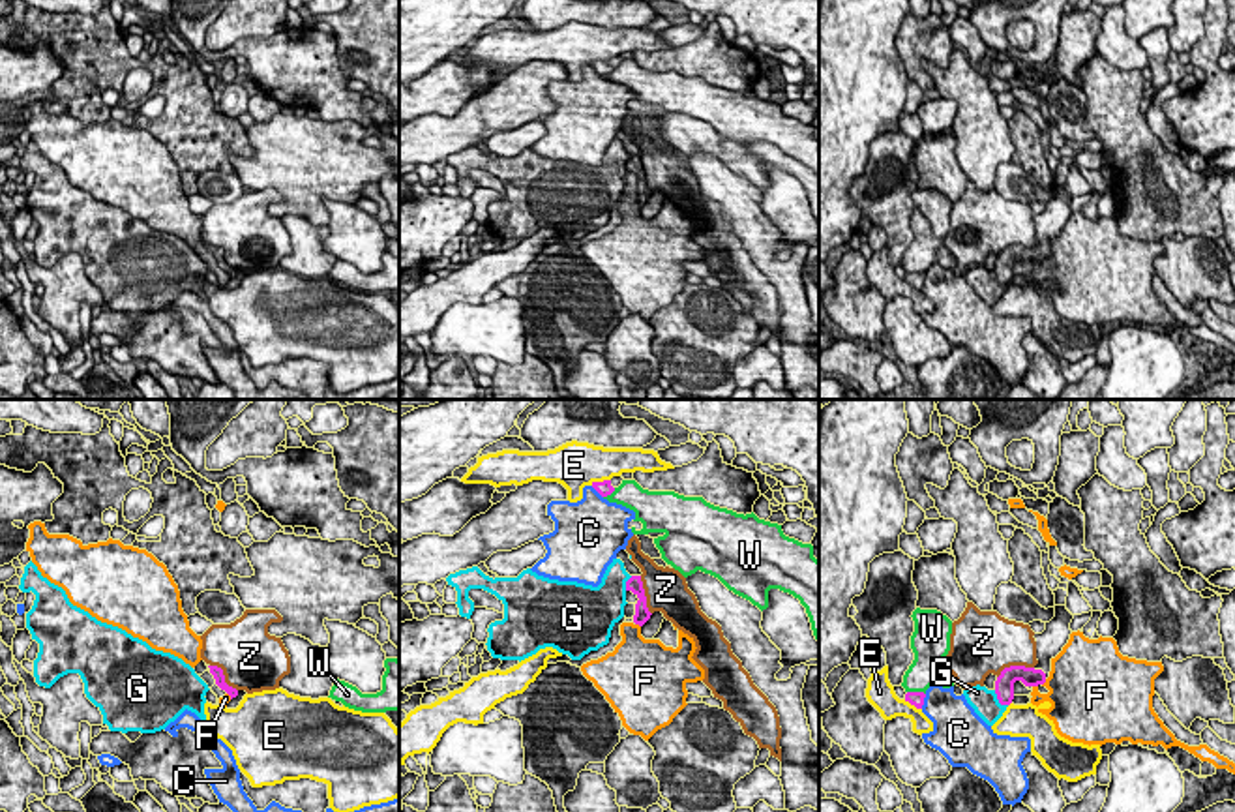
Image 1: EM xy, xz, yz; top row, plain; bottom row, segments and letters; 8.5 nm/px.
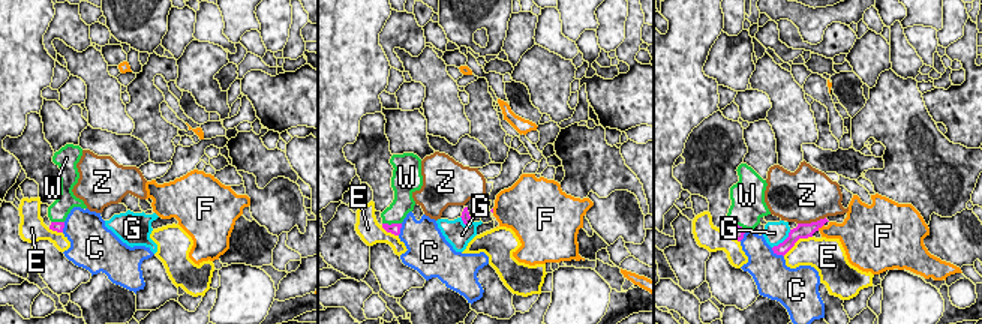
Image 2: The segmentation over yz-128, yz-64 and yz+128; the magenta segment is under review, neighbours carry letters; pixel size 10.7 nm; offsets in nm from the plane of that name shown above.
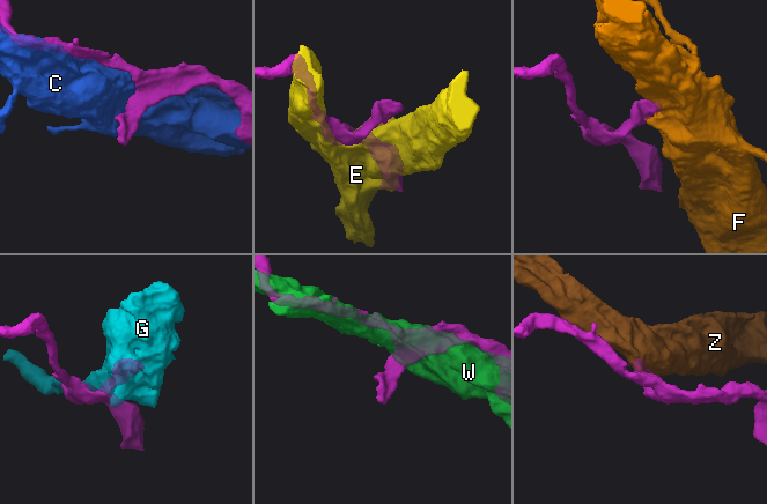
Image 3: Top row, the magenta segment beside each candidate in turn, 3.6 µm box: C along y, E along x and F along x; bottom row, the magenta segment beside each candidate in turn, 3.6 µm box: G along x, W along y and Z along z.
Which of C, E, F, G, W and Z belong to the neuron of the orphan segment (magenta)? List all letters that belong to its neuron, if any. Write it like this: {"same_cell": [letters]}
{"same_cell": []}

